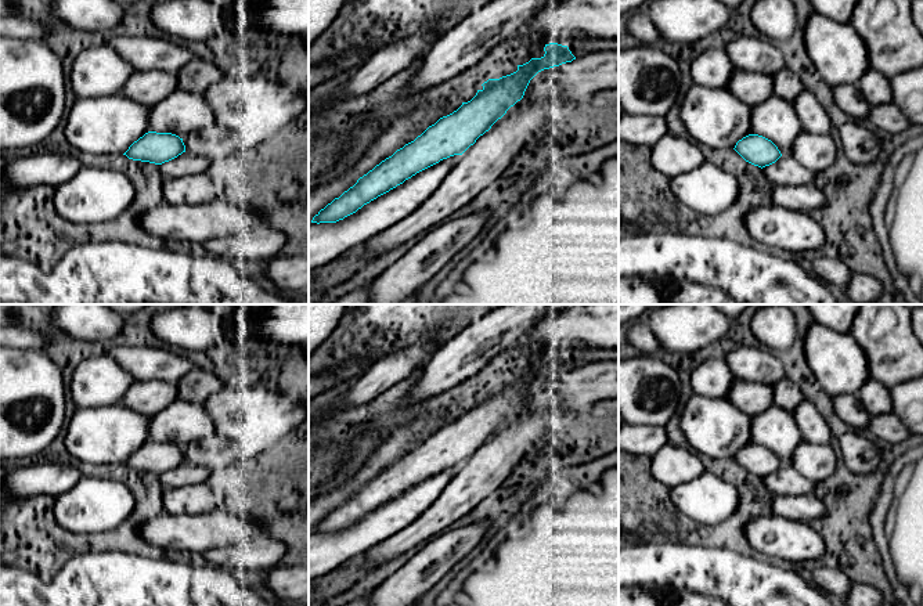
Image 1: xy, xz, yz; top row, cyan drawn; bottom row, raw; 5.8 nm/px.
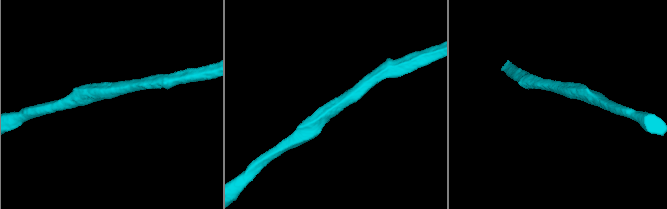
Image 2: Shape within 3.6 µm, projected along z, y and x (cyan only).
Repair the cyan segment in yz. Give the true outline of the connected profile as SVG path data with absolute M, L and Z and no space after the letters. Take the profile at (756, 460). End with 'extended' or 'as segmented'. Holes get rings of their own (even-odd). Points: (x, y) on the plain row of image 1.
M749 444L739 450L733 458L746 472L765 477L775 473L780 466L778 457L758 444Z; as segmented

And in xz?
M558 353L545 354L544 361L541 368L518 375L516 382L484 392L470 411L462 412L457 421L440 428L414 451L360 487L353 497L321 519L311 533L343 530L417 483L450 466L462 465L523 408L538 382L576 369L567 356Z; as segmented

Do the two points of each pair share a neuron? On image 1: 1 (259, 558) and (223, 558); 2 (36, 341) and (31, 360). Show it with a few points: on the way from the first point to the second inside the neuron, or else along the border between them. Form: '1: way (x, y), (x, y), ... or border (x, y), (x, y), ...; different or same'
1: way (251, 558), (231, 558); same
2: border (14, 347), (43, 352); different

